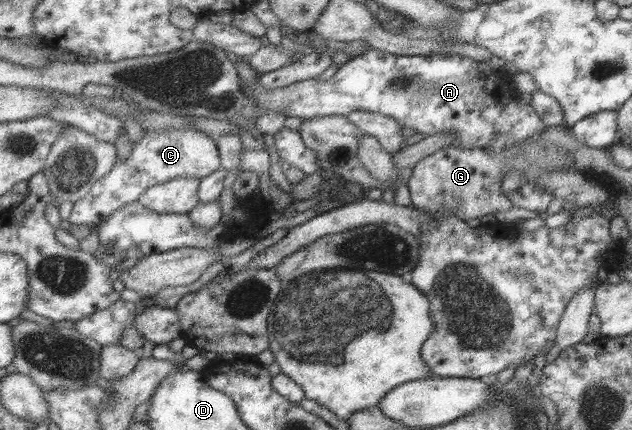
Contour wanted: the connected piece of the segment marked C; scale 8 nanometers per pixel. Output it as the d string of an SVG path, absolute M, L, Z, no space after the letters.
M194 129L176 131L143 131L138 143L132 144L130 155L113 161L110 171L97 179L80 200L74 202L68 217L71 225L95 227L104 218L122 210L127 204L136 202L145 189L164 183L175 177L203 178L220 169L219 153L215 141Z

